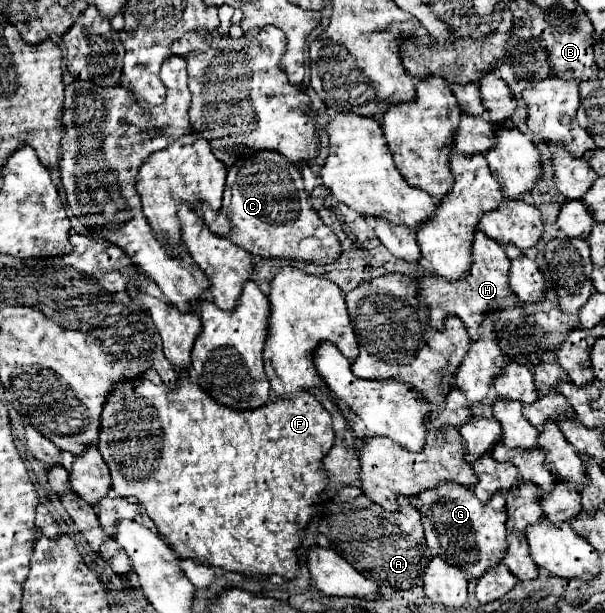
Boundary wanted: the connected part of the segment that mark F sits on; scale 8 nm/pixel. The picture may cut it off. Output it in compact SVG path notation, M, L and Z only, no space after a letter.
M149 369L141 377L133 381L125 381L117 385L117 389L109 395L103 415L101 415L101 435L99 435L99 451L105 459L105 463L111 469L111 483L113 493L119 497L135 497L137 503L145 507L145 513L153 519L157 525L157 531L167 539L171 549L187 559L193 559L195 563L221 567L225 571L241 573L241 575L281 575L283 579L295 579L299 575L299 563L297 563L297 549L303 541L303 531L307 529L307 523L313 517L313 505L319 501L319 495L327 489L327 473L323 469L323 457L333 447L333 425L329 411L309 393L295 391L293 395L285 399L271 401L255 411L235 411L229 407L219 405L213 401L203 389L199 389L185 373L179 373L177 389L169 389L161 377Z

